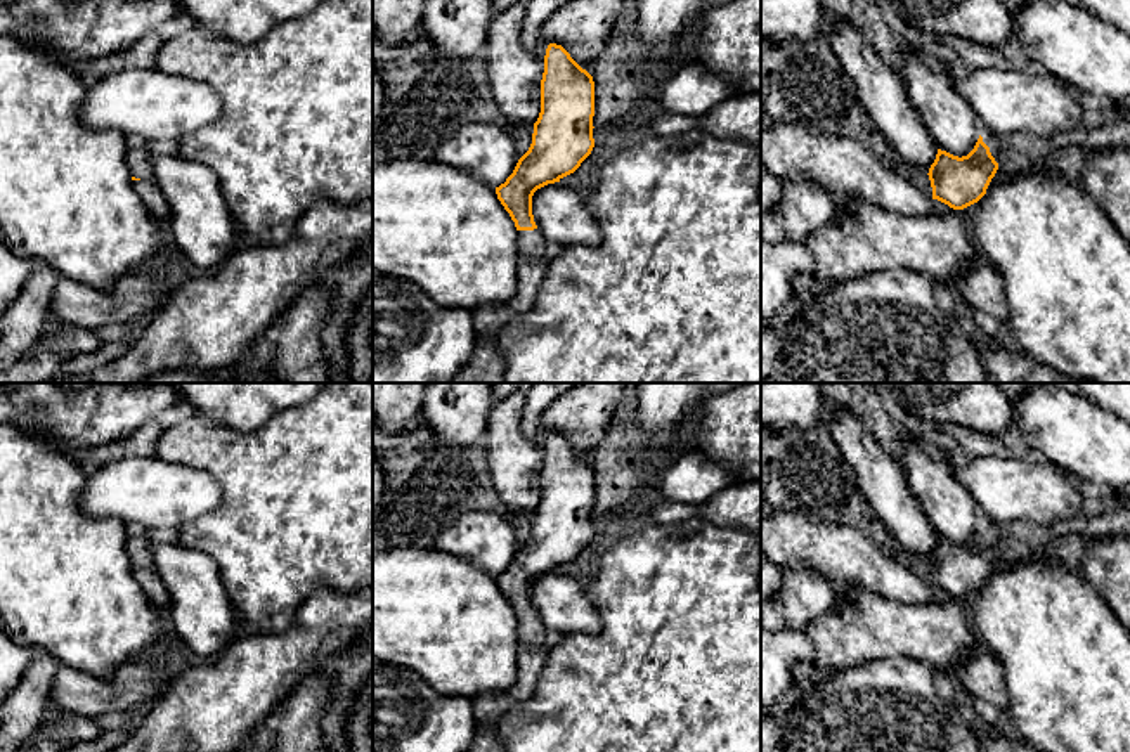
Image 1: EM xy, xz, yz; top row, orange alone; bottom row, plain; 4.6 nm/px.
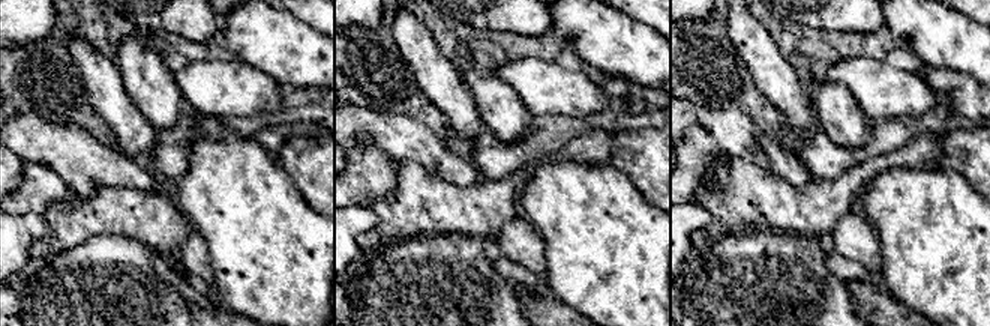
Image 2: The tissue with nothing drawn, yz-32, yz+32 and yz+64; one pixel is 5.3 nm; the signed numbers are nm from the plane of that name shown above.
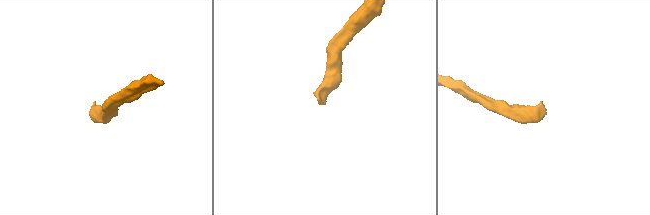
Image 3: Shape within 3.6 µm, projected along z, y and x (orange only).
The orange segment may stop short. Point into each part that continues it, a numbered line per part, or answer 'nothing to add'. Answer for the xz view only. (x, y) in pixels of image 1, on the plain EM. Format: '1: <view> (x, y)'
1: xz (529, 631)

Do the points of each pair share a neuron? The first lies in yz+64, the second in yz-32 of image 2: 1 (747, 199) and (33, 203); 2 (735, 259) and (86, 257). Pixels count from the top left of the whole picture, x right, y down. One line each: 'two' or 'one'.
1: two
2: one

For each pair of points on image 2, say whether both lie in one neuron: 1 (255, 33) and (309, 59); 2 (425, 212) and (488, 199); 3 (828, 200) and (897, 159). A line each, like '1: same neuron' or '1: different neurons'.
1: same neuron
2: same neuron
3: same neuron

